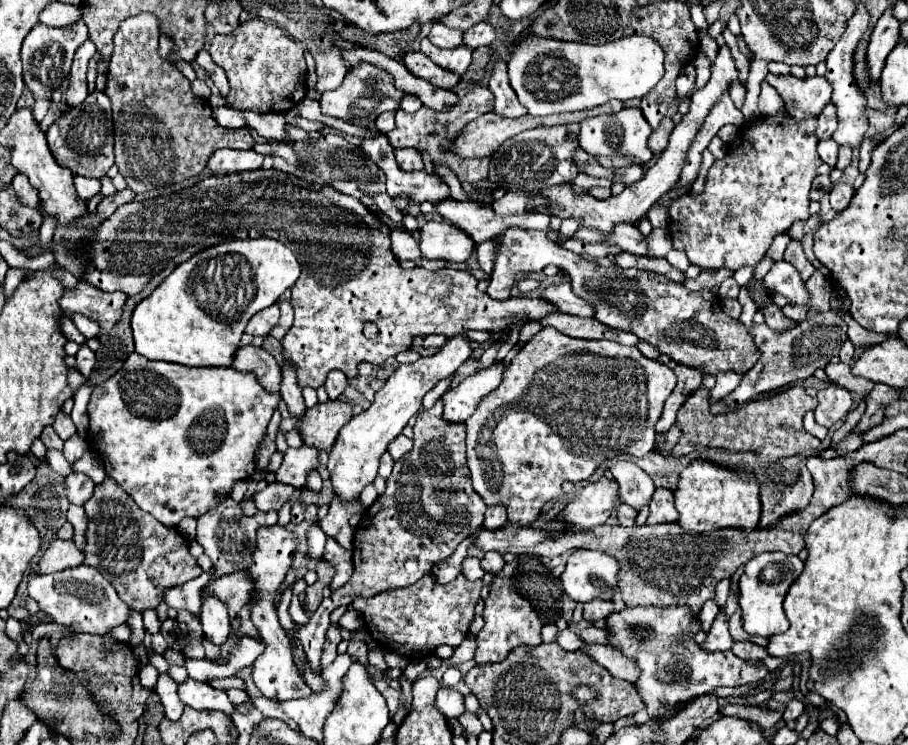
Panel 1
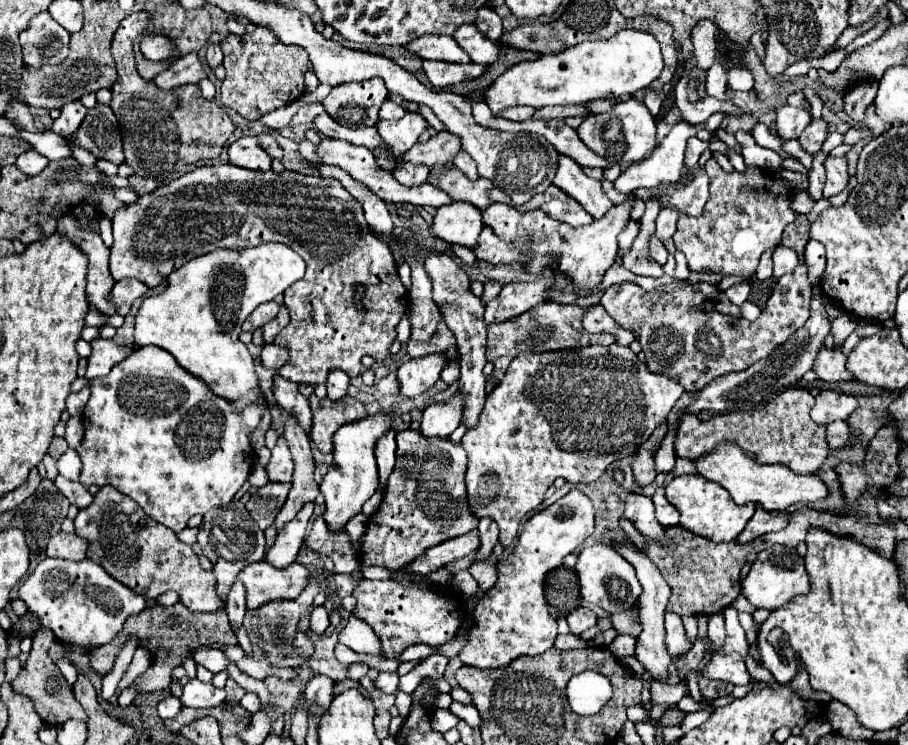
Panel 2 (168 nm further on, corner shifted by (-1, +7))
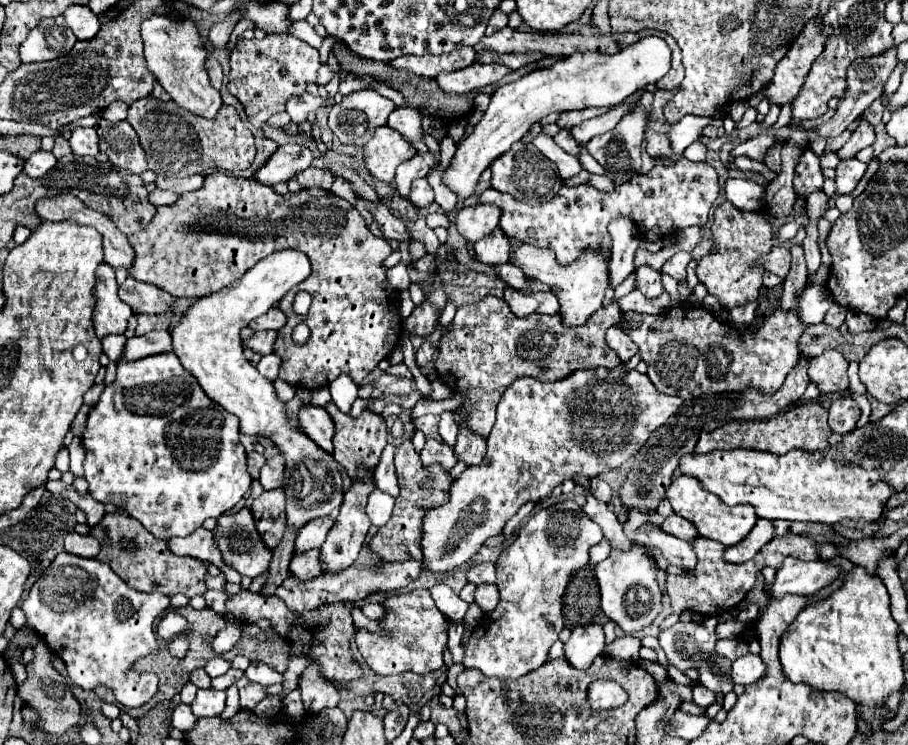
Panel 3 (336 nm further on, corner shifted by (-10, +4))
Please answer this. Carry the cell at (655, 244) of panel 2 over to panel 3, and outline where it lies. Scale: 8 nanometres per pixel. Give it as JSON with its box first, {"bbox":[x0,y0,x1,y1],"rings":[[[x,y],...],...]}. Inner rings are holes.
{"bbox":[663,251,691,283],"rings":[[[687,251],[675,253],[675,255],[663,265],[663,273],[669,273],[677,283],[683,283],[683,281],[687,279],[685,267],[687,267],[689,261],[691,261],[691,253],[687,253]]]}

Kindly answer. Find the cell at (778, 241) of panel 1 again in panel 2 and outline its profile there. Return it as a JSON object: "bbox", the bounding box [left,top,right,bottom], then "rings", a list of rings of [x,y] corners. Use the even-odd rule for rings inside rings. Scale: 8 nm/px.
{"bbox":[756,250,772,280],"rings":[[[772,250],[764,252],[762,258],[760,258],[760,264],[758,264],[758,270],[756,270],[756,276],[760,280],[766,280],[772,276]]]}

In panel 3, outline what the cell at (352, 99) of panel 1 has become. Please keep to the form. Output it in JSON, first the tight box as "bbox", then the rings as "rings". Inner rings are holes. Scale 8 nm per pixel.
{"bbox":[329,89,395,145],"rings":[[[365,89],[343,97],[329,113],[329,129],[343,145],[365,145],[379,125],[387,125],[395,103]]]}

